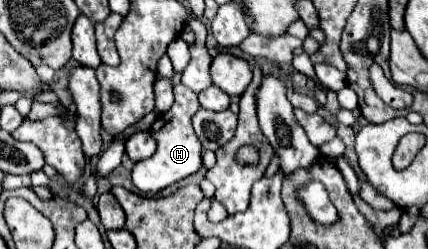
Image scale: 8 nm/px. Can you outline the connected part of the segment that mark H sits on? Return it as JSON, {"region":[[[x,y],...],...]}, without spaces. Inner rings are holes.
{"region":[[[176,84],[172,108],[168,112],[160,114],[150,128],[150,134],[158,146],[156,154],[150,156],[148,160],[136,162],[132,168],[132,182],[140,192],[158,192],[158,190],[194,174],[202,166],[202,158],[200,158],[202,146],[192,130],[192,122],[190,122],[190,118],[198,112],[198,108],[200,108],[200,102],[198,102],[196,94],[182,84]]]}

